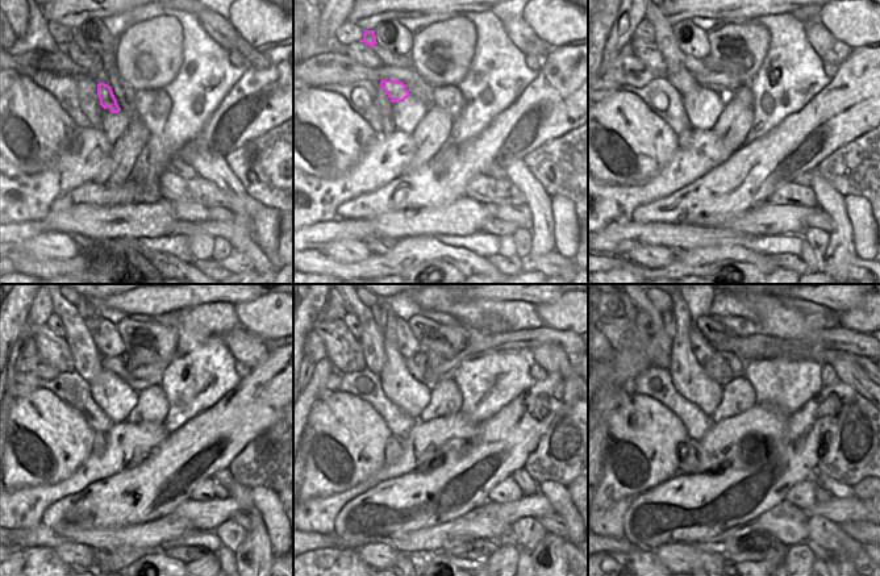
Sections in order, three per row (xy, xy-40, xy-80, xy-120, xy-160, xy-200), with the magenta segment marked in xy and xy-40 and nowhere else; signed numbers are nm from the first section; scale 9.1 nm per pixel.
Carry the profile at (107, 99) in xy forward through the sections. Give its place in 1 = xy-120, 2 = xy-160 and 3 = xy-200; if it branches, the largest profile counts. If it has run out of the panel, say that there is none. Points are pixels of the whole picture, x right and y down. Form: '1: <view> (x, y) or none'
1: xy-120 (87, 358)
2: xy-160 (371, 338)
3: xy-200 (659, 346)

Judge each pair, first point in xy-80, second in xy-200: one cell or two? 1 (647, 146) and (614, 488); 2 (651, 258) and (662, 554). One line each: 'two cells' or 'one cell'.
1: one cell
2: one cell

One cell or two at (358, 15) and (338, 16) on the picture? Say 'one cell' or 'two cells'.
two cells

